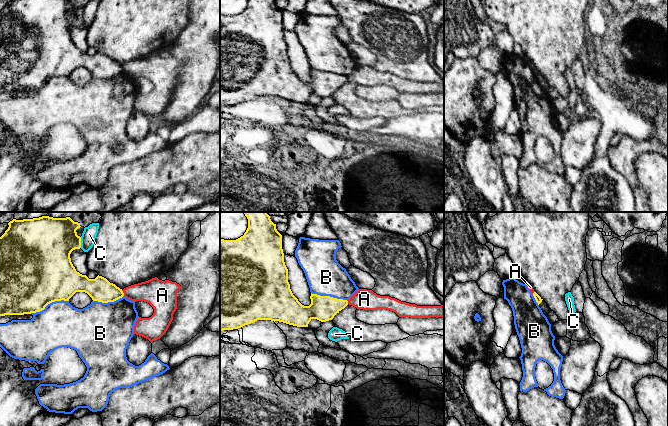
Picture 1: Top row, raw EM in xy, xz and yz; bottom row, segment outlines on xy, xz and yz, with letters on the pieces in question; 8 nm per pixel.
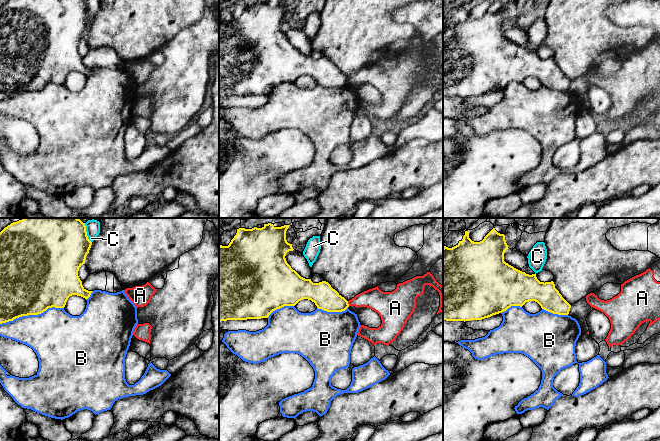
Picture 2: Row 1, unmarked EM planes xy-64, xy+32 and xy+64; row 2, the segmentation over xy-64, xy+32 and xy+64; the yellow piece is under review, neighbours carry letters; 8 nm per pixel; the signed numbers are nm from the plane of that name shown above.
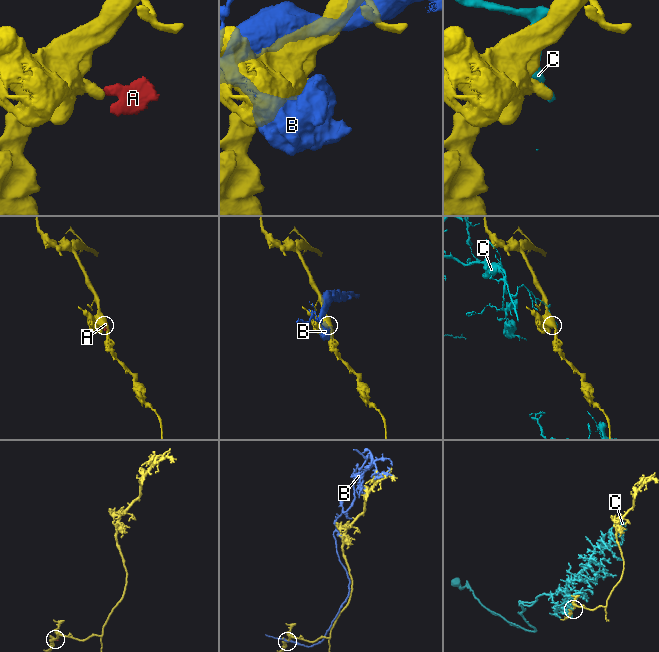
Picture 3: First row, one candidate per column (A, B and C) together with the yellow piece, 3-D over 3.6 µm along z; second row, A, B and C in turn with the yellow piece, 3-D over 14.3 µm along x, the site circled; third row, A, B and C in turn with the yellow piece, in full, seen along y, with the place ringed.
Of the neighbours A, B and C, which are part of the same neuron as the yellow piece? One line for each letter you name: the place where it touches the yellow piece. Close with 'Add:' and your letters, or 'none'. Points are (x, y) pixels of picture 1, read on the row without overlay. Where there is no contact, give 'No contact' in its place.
Add: none

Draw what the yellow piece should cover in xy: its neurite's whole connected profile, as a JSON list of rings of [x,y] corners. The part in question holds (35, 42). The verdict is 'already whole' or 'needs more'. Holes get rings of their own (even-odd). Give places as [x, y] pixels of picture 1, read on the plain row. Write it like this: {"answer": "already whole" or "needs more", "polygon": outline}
{"answer": "already whole", "polygon": [[[8,0],[9,3],[0,13],[0,92],[5,91],[24,91],[40,88],[45,83],[55,77],[69,77],[76,68],[87,69],[93,77],[102,79],[114,78],[124,72],[122,65],[115,60],[110,59],[106,54],[97,52],[95,55],[89,55],[86,51],[82,51],[76,47],[70,34],[70,30],[75,25],[81,24],[81,13],[77,11],[76,6],[80,4],[80,0]]]}

